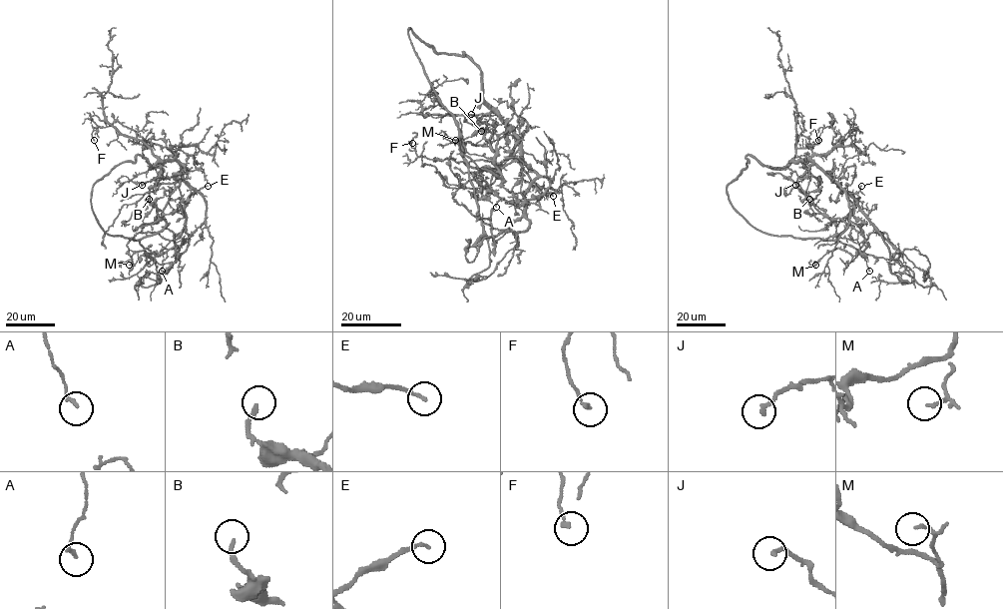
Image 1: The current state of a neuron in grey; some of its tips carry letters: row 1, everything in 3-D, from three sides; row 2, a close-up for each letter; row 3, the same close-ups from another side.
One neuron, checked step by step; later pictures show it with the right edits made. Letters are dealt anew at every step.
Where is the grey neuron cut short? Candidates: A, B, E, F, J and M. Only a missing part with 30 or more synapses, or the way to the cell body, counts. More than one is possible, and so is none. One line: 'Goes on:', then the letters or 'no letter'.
Goes on: no letter

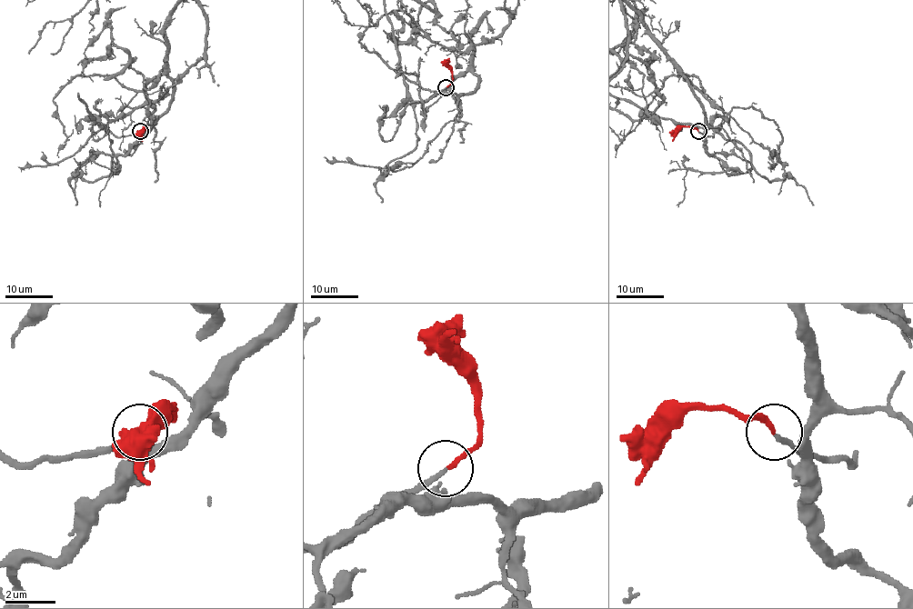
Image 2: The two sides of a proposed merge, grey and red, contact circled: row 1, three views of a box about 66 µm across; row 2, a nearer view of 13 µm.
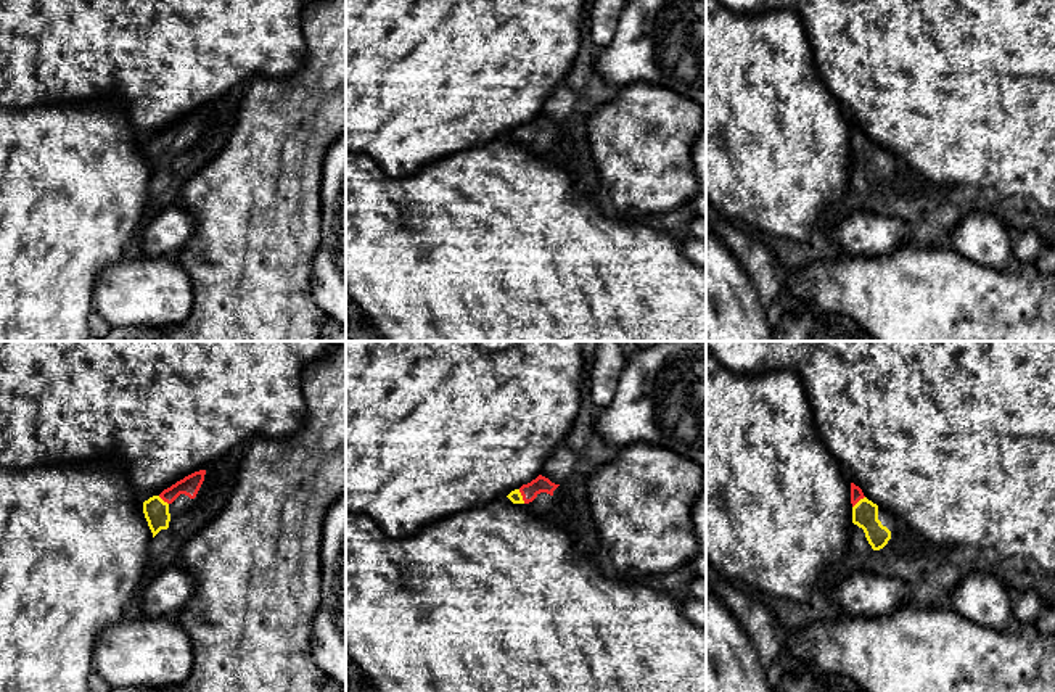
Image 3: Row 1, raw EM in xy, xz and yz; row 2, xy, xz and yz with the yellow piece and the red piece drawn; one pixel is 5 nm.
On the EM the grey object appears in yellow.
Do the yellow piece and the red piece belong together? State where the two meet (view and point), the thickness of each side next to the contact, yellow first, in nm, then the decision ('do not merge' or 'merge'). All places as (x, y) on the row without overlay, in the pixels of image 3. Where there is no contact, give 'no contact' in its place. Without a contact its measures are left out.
contact xz (521, 135); calibres 70 and 90 nm; merge

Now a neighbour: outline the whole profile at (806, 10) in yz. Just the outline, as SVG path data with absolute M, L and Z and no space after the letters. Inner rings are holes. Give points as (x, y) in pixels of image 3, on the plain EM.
M719 0L727 8L738 13L762 13L791 8L803 21L806 37L812 47L812 55L822 82L831 90L833 97L843 105L851 122L859 126L864 135L880 148L896 158L904 159L915 172L931 183L949 190L955 185L994 188L1000 198L1018 196L1028 203L1031 214L1052 220L1055 216L1055 0Z

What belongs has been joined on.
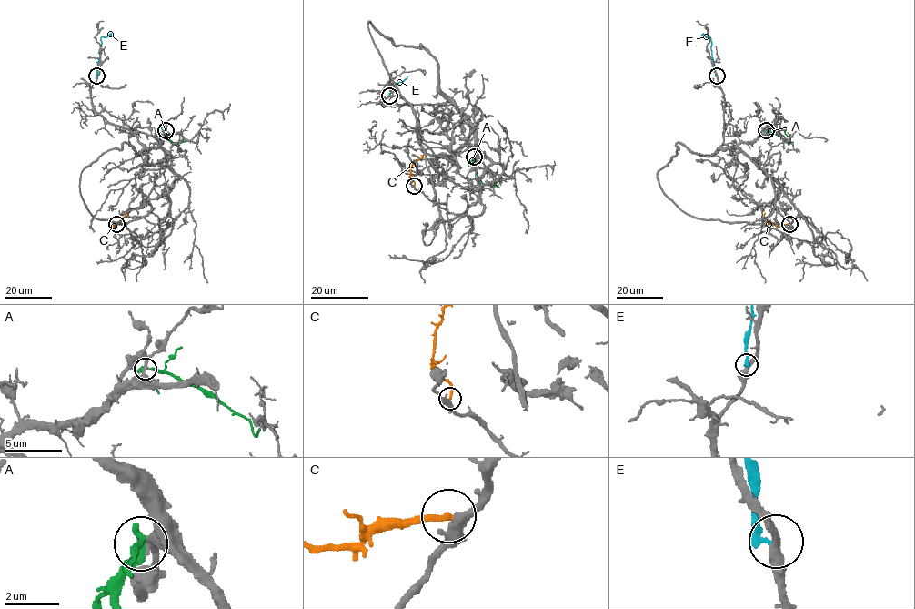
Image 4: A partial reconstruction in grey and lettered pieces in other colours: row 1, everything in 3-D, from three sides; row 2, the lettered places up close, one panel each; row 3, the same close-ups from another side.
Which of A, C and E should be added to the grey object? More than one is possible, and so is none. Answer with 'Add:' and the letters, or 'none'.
Add: C

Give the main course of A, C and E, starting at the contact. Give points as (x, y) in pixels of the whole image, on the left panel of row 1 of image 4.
A: (165, 130), (175, 145), (183, 140), (181, 128)
C: (116, 224), (127, 213)
E: (96, 76), (100, 38), (111, 35)

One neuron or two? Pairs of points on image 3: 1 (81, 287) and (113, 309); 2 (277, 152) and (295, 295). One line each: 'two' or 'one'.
1: two
2: one

